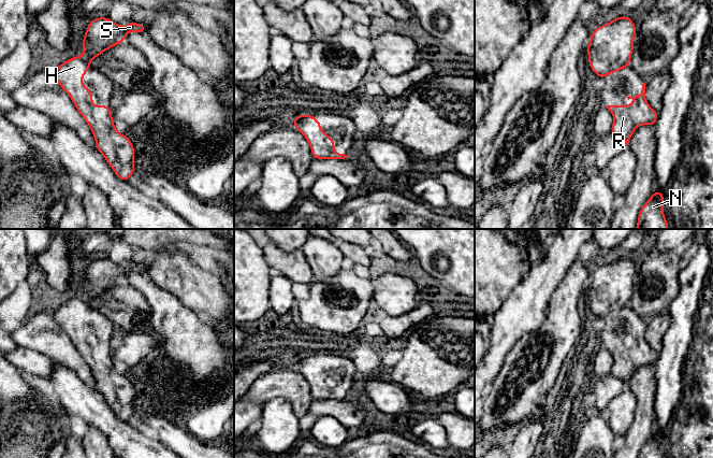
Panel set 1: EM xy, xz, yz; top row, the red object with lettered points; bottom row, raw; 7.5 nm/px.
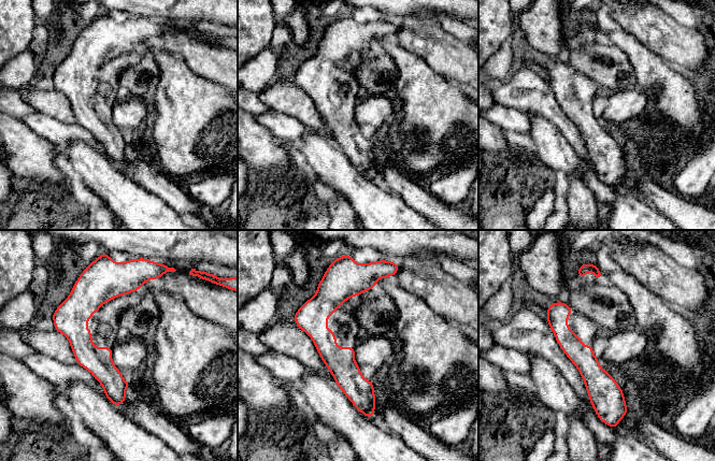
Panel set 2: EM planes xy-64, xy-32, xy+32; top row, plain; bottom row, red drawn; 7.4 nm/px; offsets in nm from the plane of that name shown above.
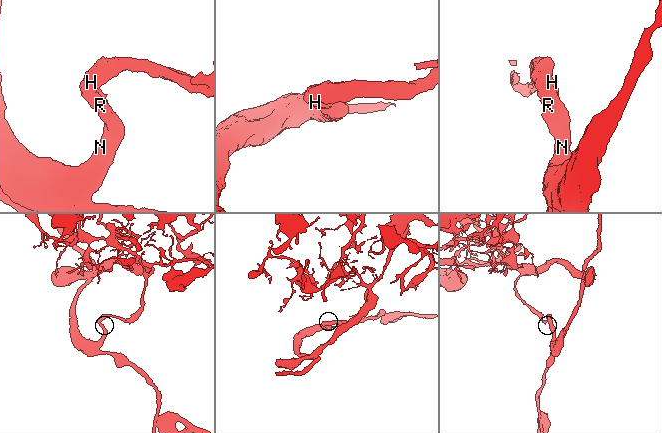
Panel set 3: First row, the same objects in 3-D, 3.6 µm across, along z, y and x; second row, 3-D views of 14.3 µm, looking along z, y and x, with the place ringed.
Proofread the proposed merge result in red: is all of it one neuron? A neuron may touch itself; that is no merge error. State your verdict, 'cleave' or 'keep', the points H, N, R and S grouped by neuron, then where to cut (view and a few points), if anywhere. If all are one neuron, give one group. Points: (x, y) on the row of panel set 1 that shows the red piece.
keep; H N R S; no cut

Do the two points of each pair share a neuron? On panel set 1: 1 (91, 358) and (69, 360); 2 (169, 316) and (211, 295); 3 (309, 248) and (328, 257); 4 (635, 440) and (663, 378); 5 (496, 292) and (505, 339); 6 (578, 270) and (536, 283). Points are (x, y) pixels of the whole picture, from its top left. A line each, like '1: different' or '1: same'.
1: different
2: different
3: same
4: different
5: different
6: different

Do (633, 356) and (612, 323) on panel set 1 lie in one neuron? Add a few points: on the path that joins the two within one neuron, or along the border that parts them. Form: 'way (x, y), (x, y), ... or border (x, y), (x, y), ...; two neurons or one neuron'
way (629, 347), (621, 331); one neuron

